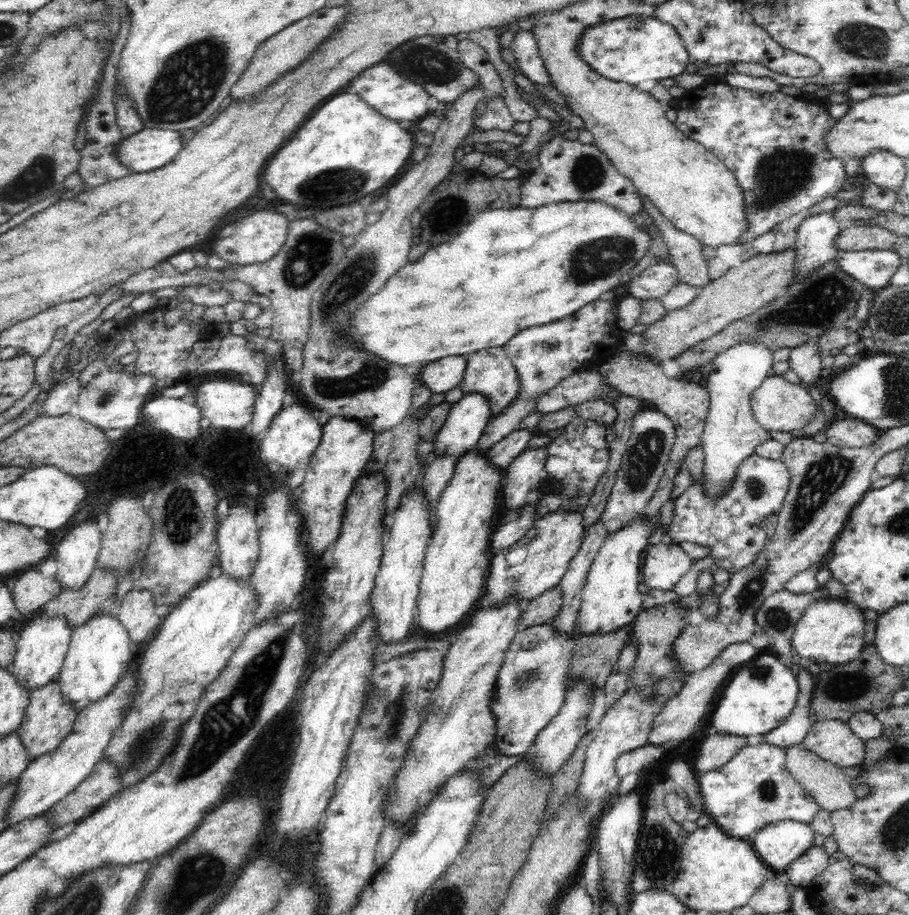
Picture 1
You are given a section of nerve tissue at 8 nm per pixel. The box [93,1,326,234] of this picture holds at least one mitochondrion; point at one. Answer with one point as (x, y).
(189, 83)

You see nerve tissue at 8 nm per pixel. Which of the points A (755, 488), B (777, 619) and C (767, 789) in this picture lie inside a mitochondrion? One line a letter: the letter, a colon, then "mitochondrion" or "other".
A: mitochondrion
B: mitochondrion
C: mitochondrion

